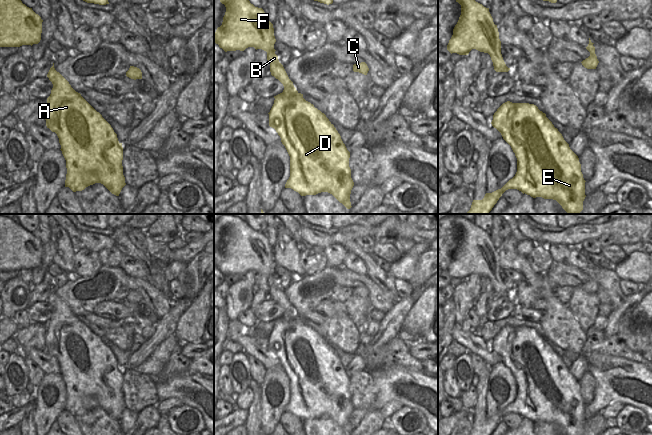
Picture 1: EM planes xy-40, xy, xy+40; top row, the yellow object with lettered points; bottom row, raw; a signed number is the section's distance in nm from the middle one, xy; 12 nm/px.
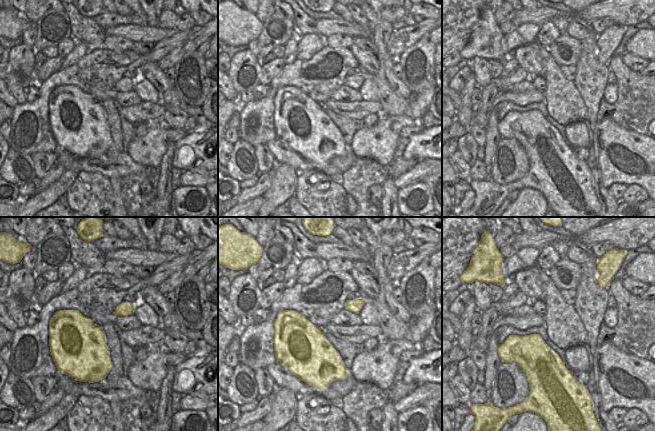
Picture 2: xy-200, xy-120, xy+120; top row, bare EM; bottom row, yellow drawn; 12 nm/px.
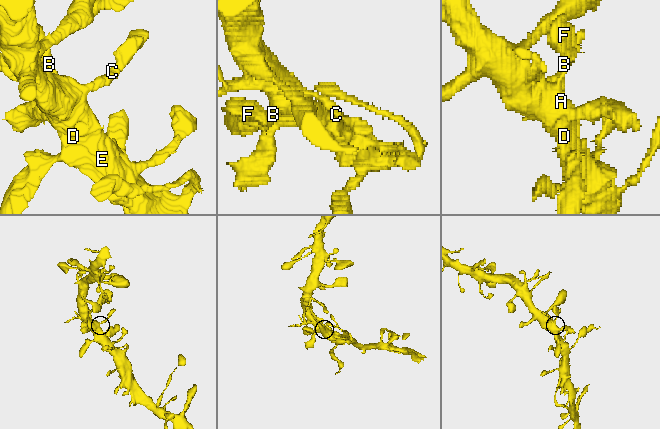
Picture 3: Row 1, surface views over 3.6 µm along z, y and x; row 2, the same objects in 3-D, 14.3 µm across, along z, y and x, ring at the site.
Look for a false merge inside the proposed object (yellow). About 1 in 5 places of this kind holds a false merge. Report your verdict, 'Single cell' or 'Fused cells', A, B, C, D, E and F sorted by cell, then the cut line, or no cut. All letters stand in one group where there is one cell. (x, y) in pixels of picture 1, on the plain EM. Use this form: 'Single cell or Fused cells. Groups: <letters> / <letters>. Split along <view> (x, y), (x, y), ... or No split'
Single cell. Groups: A B C D E F. No split.

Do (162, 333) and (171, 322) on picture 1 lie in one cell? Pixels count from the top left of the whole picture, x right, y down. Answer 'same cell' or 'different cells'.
same cell

